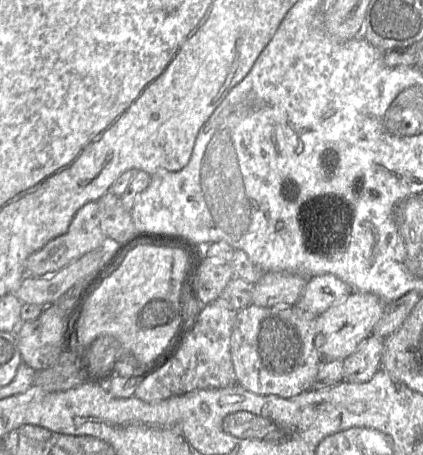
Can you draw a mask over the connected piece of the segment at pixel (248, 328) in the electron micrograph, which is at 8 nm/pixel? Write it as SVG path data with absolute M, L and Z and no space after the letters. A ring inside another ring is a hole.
M251 304L237 311L230 340L230 356L236 384L259 395L276 395L291 398L312 389L323 358L320 348L324 344L319 316L304 310L299 305L261 307Z

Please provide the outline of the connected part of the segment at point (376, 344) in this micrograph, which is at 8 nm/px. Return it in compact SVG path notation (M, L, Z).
M370 336L356 351L343 360L342 382L365 383L381 370L382 353L386 338Z

